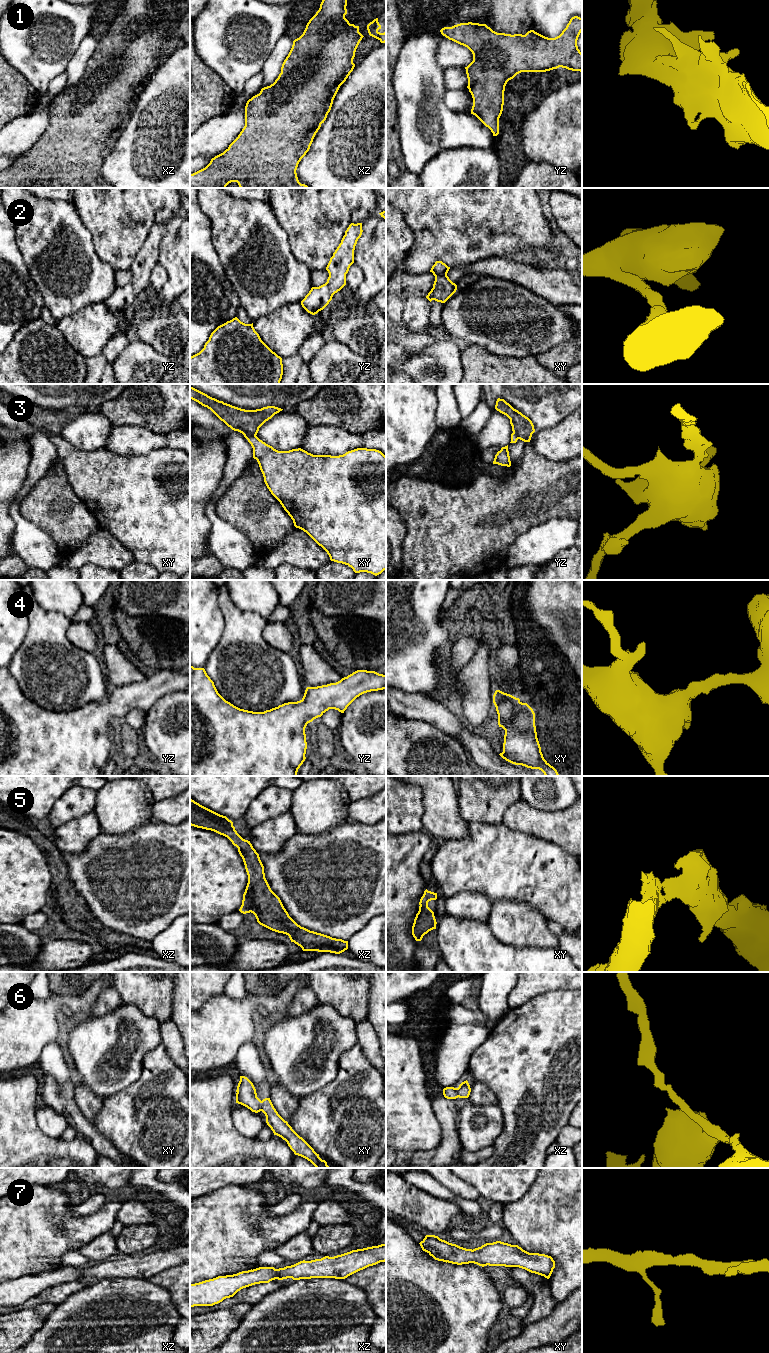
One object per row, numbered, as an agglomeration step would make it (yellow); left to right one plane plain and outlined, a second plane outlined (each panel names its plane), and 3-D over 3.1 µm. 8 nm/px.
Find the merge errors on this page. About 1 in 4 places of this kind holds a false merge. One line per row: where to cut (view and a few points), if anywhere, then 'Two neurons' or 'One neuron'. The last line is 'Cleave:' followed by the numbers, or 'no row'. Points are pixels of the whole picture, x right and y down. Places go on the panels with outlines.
1: No split. One neuron
2: No split. One neuron
3: Split along xy (243, 434), (255, 436). Two neurons
4: No split. One neuron
5: No split. One neuron
6: No split. One neuron
7: No split. One neuron
Cleave: 3

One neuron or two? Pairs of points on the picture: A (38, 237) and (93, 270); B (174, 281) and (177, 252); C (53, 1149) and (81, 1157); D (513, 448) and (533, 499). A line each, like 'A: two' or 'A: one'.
A: one
B: one
C: one
D: two

